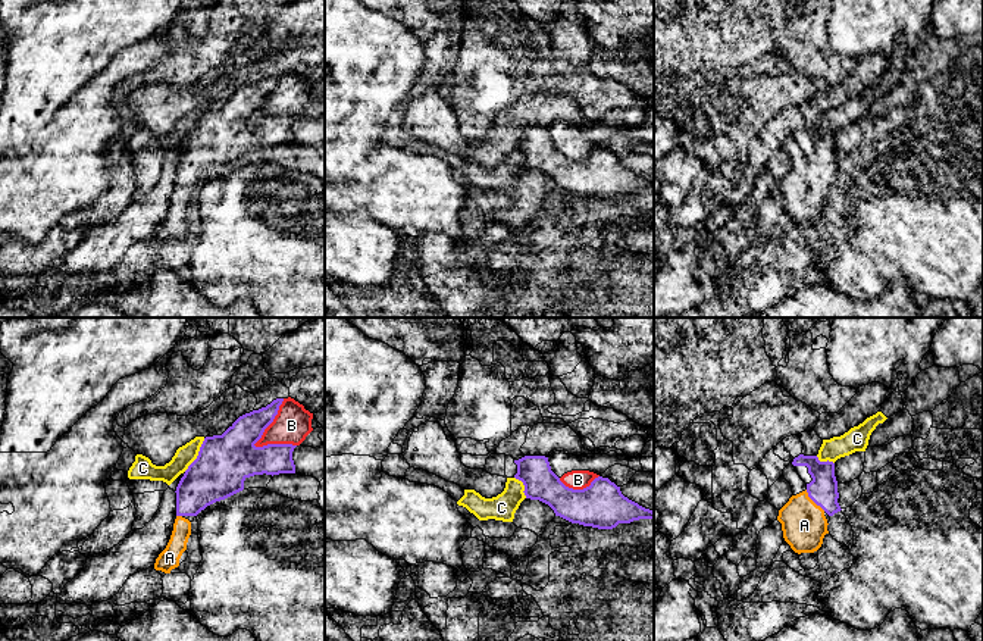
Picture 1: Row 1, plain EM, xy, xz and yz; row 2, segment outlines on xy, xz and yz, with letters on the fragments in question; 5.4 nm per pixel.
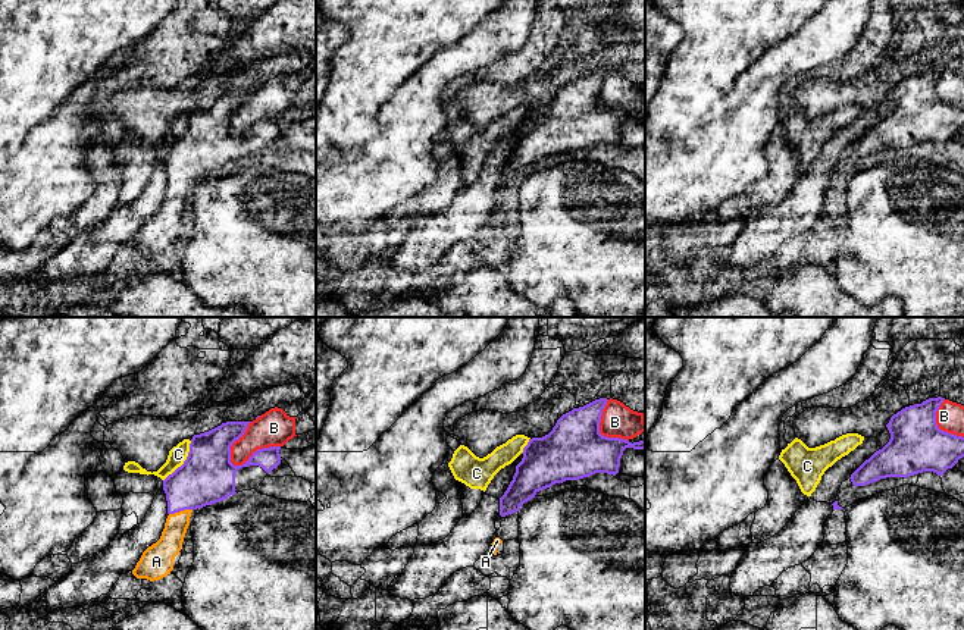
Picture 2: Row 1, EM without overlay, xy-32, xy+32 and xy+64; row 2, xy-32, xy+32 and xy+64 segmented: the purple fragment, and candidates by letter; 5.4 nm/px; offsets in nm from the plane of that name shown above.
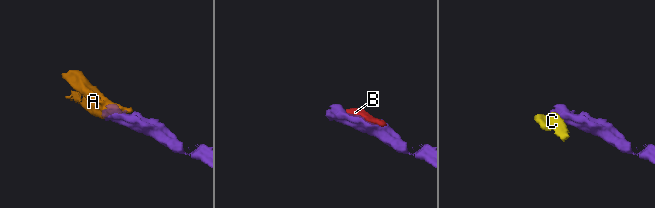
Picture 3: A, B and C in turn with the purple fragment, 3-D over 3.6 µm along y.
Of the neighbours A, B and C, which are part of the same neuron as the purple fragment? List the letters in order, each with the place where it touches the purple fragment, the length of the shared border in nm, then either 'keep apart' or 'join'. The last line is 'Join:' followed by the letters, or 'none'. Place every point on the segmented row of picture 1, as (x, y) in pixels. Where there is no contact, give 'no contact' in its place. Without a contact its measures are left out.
A: meets purple in yz at (814, 502); contact 160 nm long; join
B: meets purple in xy at (271, 422); contact 320 nm long; keep apart
C: meets purple in xy at (199, 455); contact 220 nm long; keep apart
Join: A

